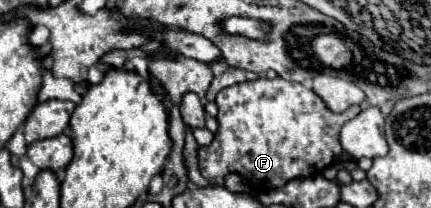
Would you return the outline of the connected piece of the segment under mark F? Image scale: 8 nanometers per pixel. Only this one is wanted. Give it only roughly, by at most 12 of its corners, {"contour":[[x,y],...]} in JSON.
{"contour":[[301,83],[219,91],[201,175],[255,191],[323,173],[341,127]]}

